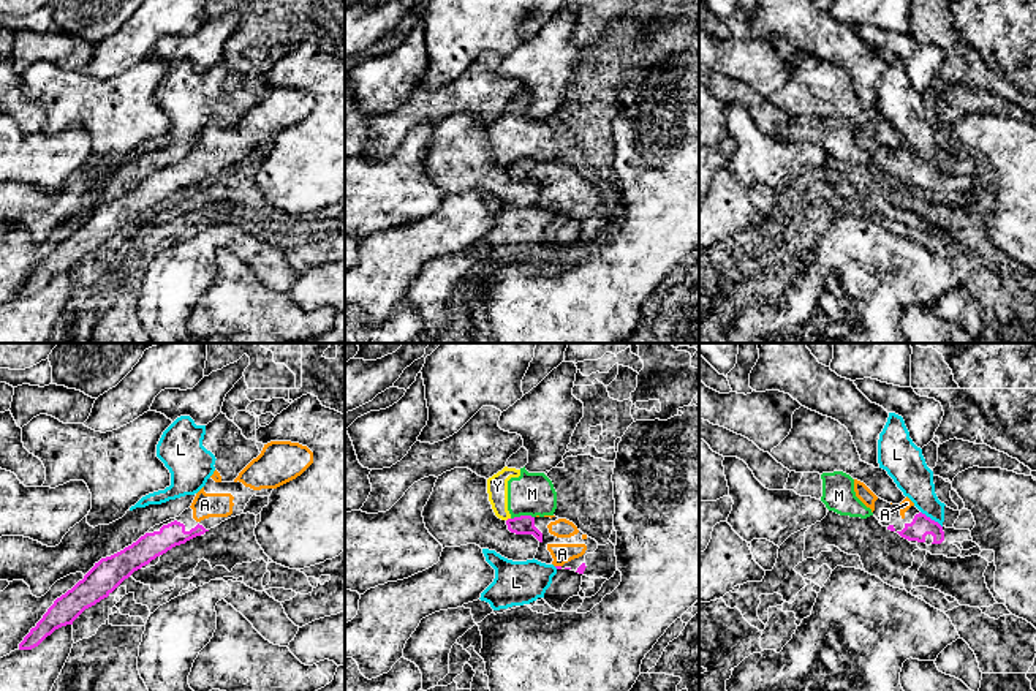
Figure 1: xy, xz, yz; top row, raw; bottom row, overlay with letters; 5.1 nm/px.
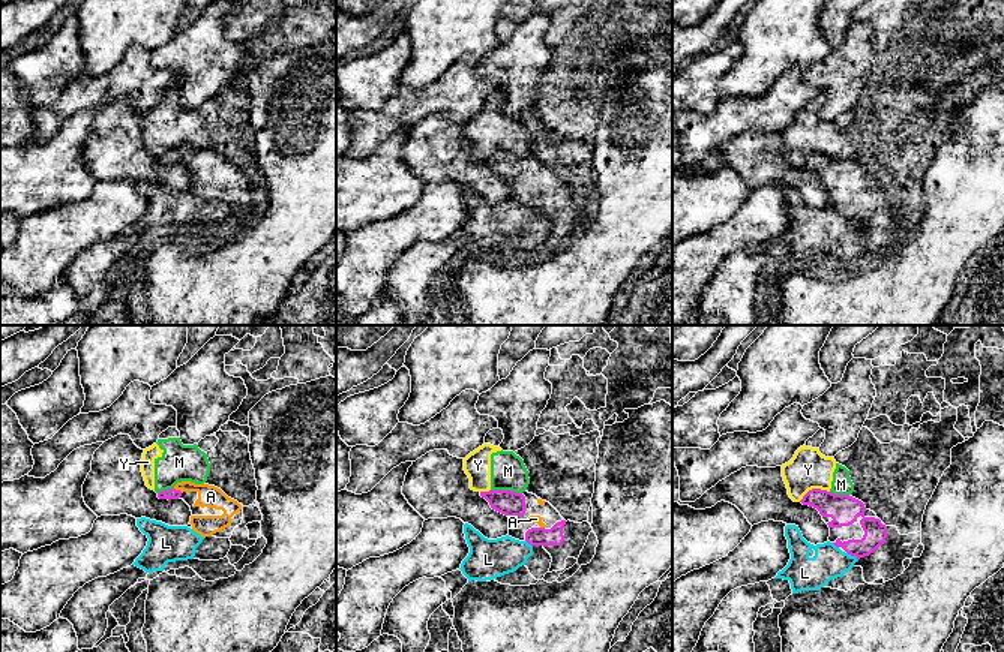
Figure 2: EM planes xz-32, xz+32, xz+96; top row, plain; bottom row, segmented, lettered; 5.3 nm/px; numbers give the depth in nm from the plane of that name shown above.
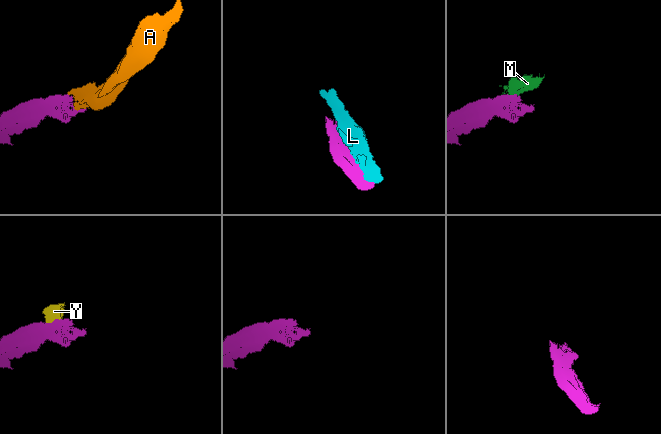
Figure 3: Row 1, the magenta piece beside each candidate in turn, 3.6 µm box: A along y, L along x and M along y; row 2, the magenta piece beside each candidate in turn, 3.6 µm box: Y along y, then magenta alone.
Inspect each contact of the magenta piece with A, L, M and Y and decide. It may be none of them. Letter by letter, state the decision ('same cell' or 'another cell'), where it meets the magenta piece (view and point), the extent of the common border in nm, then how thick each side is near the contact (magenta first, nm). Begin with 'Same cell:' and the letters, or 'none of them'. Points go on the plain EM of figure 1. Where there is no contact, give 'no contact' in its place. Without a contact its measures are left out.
Same cell: A
A: same cell | xz (559, 212) | 30 nm | 20/100 nm
L: another cell | yz (930, 165) | 140 nm | 110/190 nm
M: another cell | xz (522, 162) | 120 nm | 100/220 nm
Y: another cell | xz (508, 165) | 30 nm | 100/110 nm

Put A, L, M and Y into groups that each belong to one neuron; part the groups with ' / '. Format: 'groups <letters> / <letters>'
groups A / L / M Y

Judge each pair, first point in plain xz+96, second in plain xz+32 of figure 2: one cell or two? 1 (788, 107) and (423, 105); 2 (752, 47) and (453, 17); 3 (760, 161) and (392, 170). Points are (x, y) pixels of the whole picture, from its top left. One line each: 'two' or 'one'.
1: one
2: one
3: two

